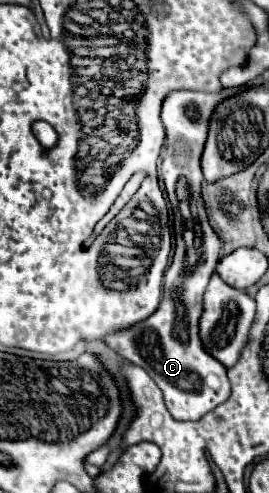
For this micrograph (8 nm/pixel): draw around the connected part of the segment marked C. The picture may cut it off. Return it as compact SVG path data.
M249 85L219 89L215 93L173 91L165 99L161 119L167 129L167 151L161 163L161 173L173 209L173 231L177 239L173 263L165 273L165 291L157 311L147 319L105 337L109 349L151 375L163 391L167 411L177 421L197 421L217 405L225 403L231 395L227 369L203 351L197 335L199 315L203 313L203 291L221 259L221 239L209 225L205 201L201 197L201 153L207 141L209 121L217 105L245 89L249 89Z

